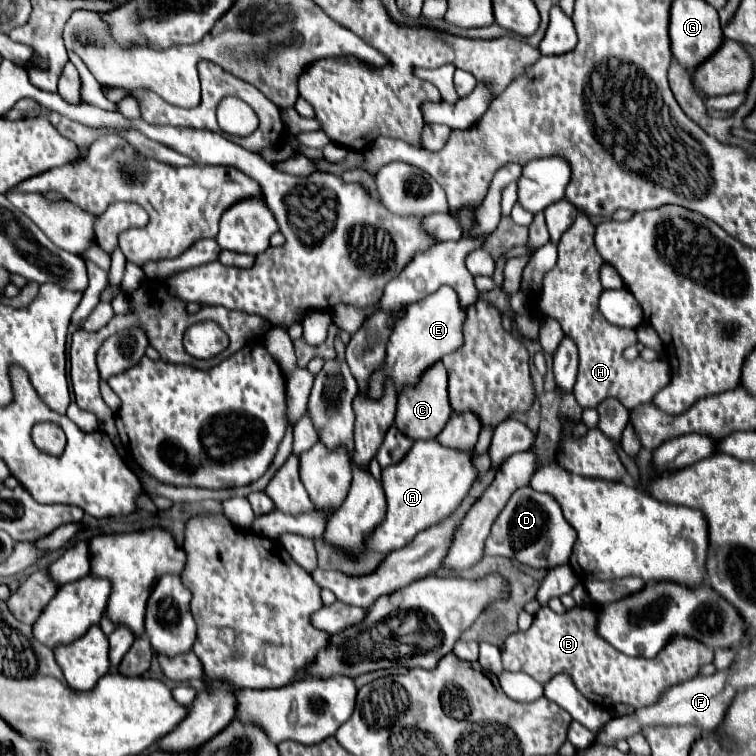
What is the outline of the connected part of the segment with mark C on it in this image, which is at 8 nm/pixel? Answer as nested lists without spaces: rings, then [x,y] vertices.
[[[439,363],[439,365],[433,365],[433,369],[425,373],[425,377],[421,377],[417,389],[403,389],[399,393],[395,425],[403,435],[411,439],[431,439],[431,437],[437,437],[437,431],[445,427],[452,412],[449,397],[447,397],[447,371],[443,363]]]

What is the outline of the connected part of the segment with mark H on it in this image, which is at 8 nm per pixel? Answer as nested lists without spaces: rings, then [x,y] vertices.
[[[577,209],[577,217],[559,239],[559,259],[551,271],[545,273],[541,291],[533,297],[533,305],[543,317],[555,319],[563,333],[573,339],[579,351],[579,373],[573,395],[577,403],[587,407],[597,407],[603,399],[617,398],[621,405],[629,411],[635,407],[649,403],[659,389],[663,389],[671,381],[671,368],[666,360],[643,361],[633,359],[627,361],[623,357],[623,349],[637,341],[633,329],[619,329],[605,321],[599,311],[599,295],[603,291],[599,281],[599,269],[603,265],[603,257],[595,249],[595,225],[589,215]]]

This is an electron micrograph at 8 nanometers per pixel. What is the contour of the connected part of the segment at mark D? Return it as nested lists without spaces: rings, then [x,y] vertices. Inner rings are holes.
[[[525,487],[517,489],[505,509],[499,513],[485,547],[485,555],[509,557],[533,569],[551,569],[569,563],[575,537],[575,529],[565,521],[561,507],[553,501],[553,497],[547,493],[535,493],[531,487]]]

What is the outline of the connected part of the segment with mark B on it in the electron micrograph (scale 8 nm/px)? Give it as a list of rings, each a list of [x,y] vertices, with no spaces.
[[[541,607],[529,631],[517,631],[501,645],[505,671],[523,671],[541,685],[559,673],[567,673],[573,679],[573,685],[595,705],[607,699],[613,705],[623,703],[633,709],[641,709],[655,705],[669,687],[693,679],[701,665],[713,661],[713,651],[709,647],[685,637],[673,639],[657,657],[649,661],[627,657],[595,633],[593,621],[593,609],[587,607],[575,607],[563,615],[553,613],[549,607]]]

